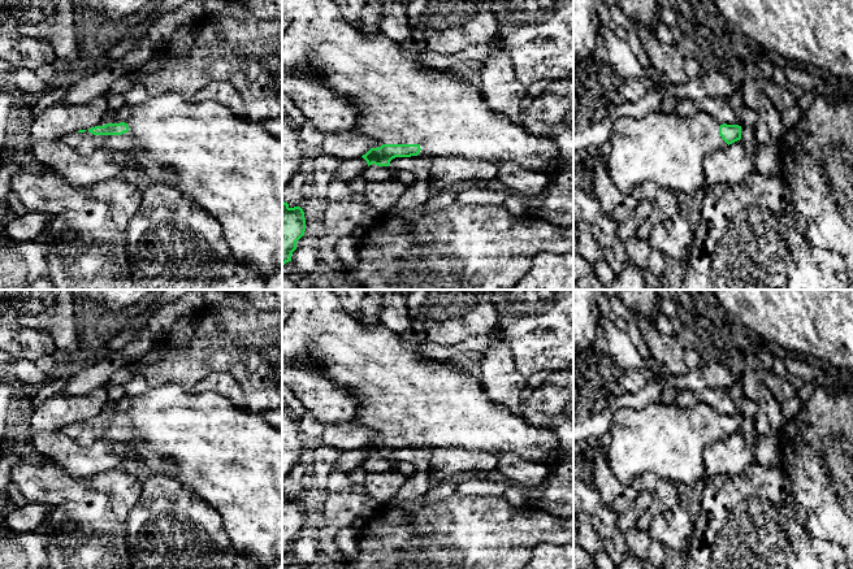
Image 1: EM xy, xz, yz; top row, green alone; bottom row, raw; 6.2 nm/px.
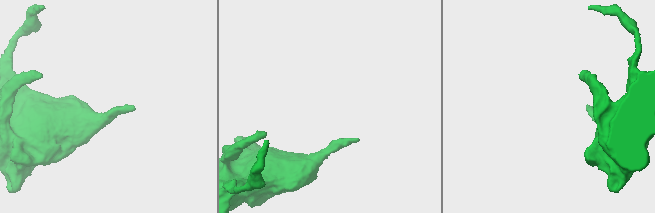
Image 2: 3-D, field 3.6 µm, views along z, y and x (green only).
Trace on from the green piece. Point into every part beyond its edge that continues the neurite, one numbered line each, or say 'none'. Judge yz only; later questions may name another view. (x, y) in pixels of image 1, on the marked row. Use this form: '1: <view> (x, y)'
1: yz (666, 148)

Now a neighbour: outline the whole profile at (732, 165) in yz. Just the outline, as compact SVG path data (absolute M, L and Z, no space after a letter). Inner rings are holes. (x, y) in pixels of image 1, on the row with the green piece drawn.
M742 140L709 155L703 160L706 186L718 183L737 184L755 171L754 160L746 153Z

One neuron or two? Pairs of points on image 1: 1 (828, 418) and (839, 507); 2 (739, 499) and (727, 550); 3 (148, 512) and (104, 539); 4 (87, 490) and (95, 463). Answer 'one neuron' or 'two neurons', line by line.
1: one neuron
2: one neuron
3: two neurons
4: two neurons

